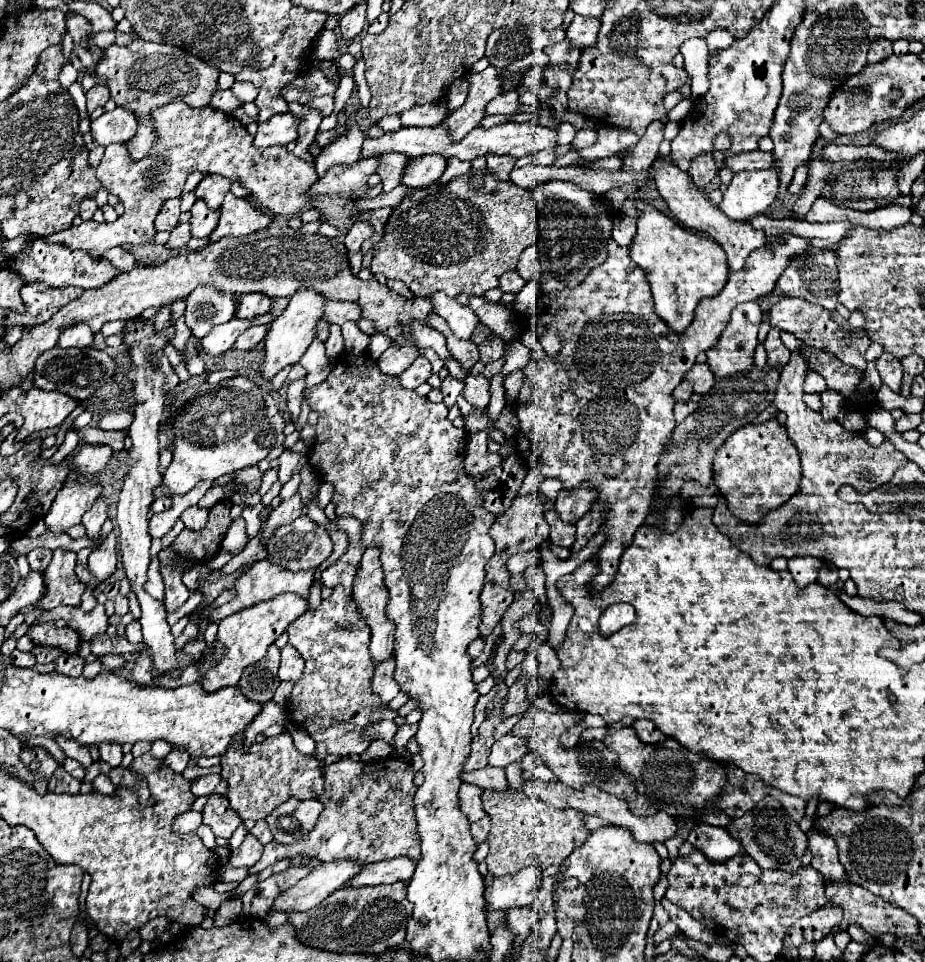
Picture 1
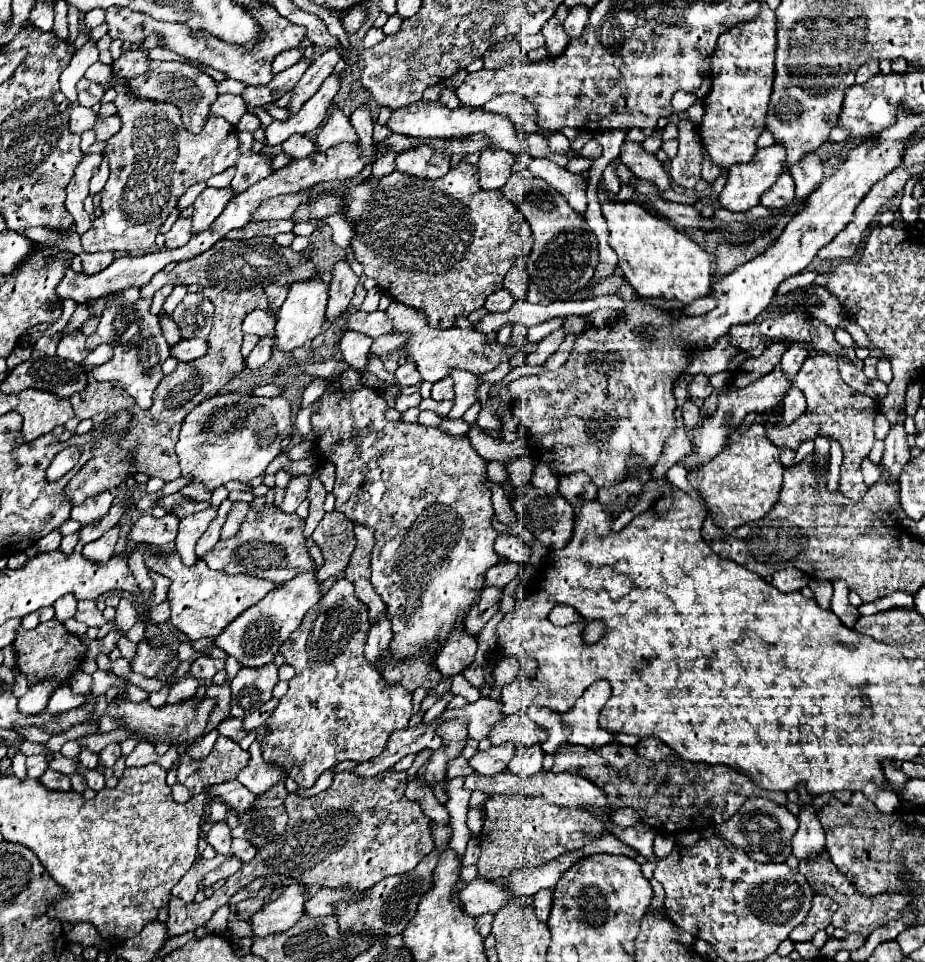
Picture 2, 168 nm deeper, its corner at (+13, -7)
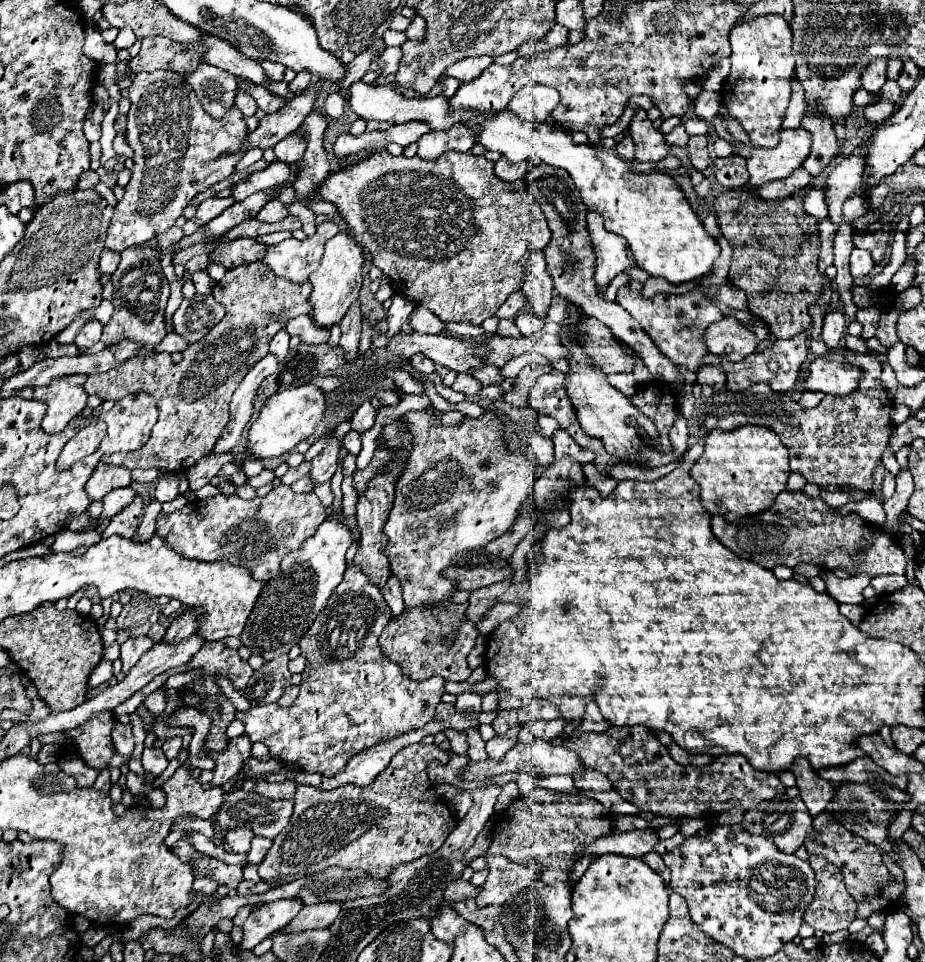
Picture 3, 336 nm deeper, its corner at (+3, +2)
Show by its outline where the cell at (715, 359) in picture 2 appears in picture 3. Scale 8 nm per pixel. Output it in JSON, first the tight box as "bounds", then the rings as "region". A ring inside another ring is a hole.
{"bounds":[617,285,723,371],"region":[[[625,285],[617,291],[617,303],[625,311],[629,311],[633,319],[637,319],[641,323],[643,331],[653,339],[653,343],[661,349],[663,355],[667,355],[675,365],[685,365],[691,371],[697,371],[703,355],[707,355],[707,347],[703,341],[705,329],[713,321],[719,321],[723,317],[717,303],[699,289],[693,289],[683,295],[657,293],[649,299],[645,299],[641,291],[635,291],[629,285]]]}

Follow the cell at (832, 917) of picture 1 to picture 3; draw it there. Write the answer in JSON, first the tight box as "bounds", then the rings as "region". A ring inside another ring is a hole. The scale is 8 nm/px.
{"bounds":[803,857,857,933],"region":[[[809,857],[809,865],[817,877],[817,893],[805,909],[803,921],[823,933],[847,929],[855,919],[857,903],[847,893],[841,871],[825,857]]]}

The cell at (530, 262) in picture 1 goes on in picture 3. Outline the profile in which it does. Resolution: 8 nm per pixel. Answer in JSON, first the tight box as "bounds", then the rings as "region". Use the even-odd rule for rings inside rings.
{"bounds":[523,251,553,317],"region":[[[543,251],[529,253],[527,267],[525,267],[523,293],[527,295],[527,303],[531,305],[531,313],[537,317],[545,317],[549,303],[553,299],[553,281],[547,273]]]}

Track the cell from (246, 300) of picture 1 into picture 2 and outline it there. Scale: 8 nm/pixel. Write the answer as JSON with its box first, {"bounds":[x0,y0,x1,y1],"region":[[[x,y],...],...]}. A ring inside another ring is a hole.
{"bounds":[243,310,275,336],"region":[[[253,310],[253,314],[247,314],[243,320],[243,330],[247,334],[257,334],[257,336],[275,336],[275,316],[269,316],[263,310]]]}

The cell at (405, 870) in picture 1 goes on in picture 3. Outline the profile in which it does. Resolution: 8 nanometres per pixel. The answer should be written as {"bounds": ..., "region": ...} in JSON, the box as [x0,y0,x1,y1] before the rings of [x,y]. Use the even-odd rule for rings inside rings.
{"bounds":[283,901,341,933],"region":[[[329,901],[329,903],[317,903],[317,905],[305,905],[295,919],[289,921],[287,927],[283,927],[283,933],[297,933],[297,931],[309,931],[309,929],[327,929],[337,919],[337,913],[341,911],[341,905]]]}

